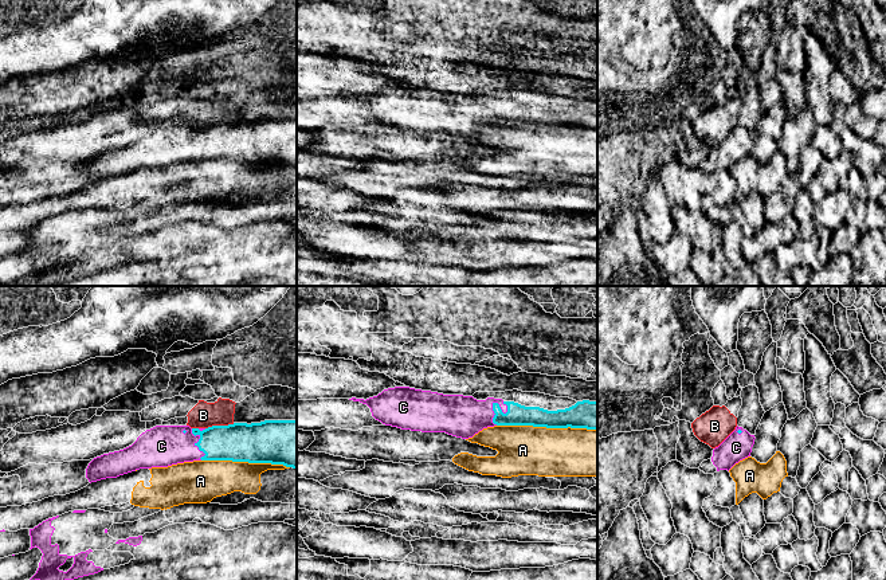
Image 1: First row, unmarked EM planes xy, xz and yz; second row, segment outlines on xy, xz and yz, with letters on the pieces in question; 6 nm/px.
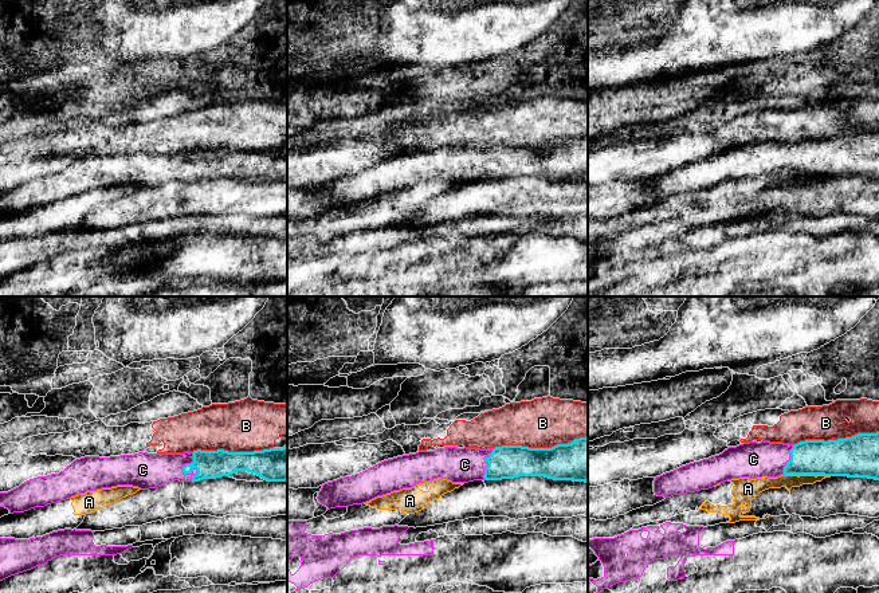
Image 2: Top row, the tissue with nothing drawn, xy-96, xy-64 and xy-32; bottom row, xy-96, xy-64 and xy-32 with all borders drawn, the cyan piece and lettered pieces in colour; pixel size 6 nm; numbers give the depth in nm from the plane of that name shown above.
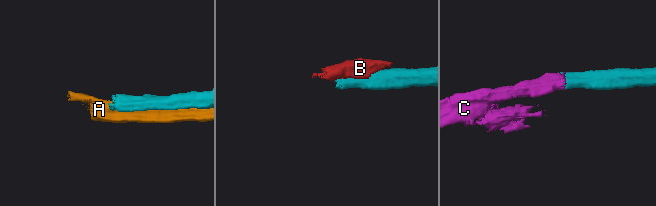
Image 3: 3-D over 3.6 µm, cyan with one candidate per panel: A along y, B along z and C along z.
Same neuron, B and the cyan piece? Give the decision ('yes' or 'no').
no

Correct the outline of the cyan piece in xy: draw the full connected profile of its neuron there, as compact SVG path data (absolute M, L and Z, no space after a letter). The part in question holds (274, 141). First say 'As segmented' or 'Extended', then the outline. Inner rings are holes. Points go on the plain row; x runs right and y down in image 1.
Extended. M297 119L234 122L208 128L156 125L142 132L132 145L94 157L86 168L86 177L91 183L140 168L168 166L193 160L271 162L297 168Z

